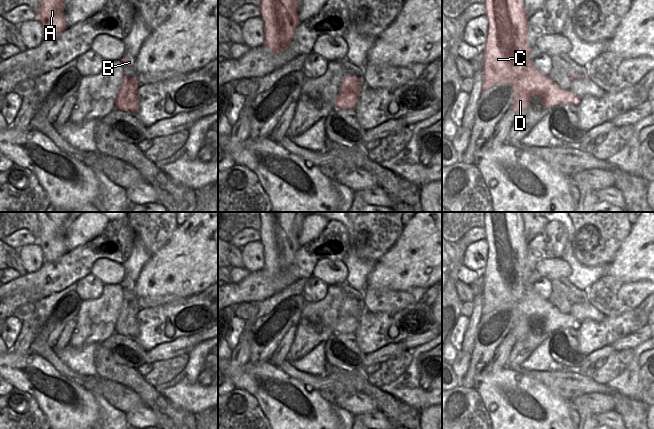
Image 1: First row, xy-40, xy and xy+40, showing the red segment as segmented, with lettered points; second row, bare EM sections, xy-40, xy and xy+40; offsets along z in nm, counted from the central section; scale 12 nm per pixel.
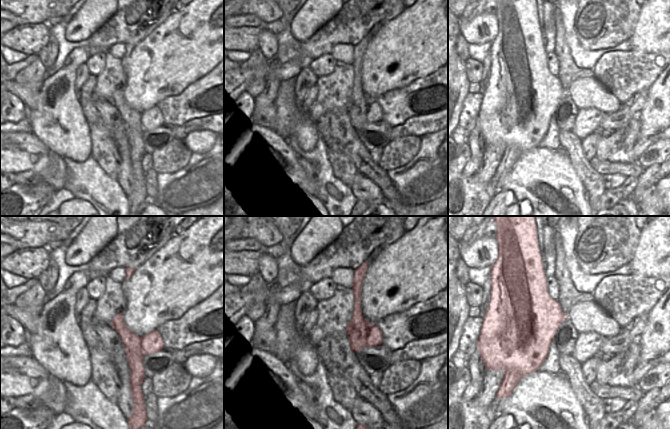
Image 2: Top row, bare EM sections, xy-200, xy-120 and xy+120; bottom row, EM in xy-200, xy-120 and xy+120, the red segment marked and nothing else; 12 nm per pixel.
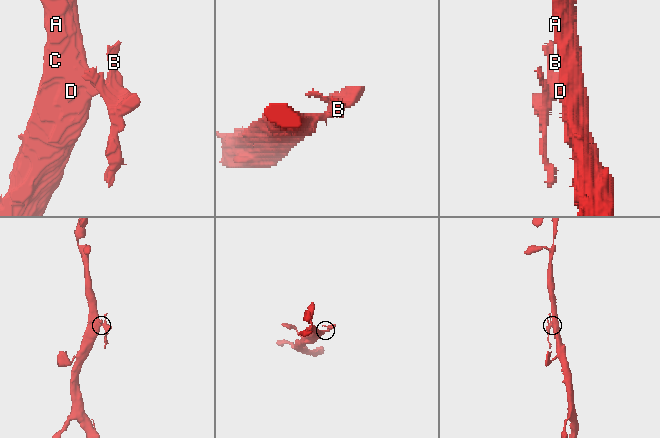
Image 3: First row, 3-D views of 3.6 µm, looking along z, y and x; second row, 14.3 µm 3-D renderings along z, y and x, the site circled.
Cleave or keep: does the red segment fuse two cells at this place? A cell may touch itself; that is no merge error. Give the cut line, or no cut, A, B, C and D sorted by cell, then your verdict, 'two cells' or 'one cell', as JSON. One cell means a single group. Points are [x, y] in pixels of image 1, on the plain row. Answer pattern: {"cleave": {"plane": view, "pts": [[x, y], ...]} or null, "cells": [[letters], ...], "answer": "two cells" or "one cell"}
{"cleave": {"plane": "xy+40", "pts": [[565, 314], [565, 322], [561, 326]]}, "cells": [["A", "C", "D"], ["B"]], "answer": "two cells"}

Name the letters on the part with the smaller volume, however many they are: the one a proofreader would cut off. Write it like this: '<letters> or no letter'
B

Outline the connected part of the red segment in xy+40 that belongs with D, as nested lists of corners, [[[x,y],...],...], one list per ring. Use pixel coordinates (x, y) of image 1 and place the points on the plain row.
[[[484,212],[485,239],[488,244],[488,259],[484,268],[483,309],[481,317],[498,307],[510,307],[515,318],[511,333],[516,340],[530,328],[530,321],[538,319],[540,326],[552,332],[564,325],[565,314],[548,299],[543,298],[528,280],[531,272],[527,267],[528,240],[524,231],[523,212]]]

